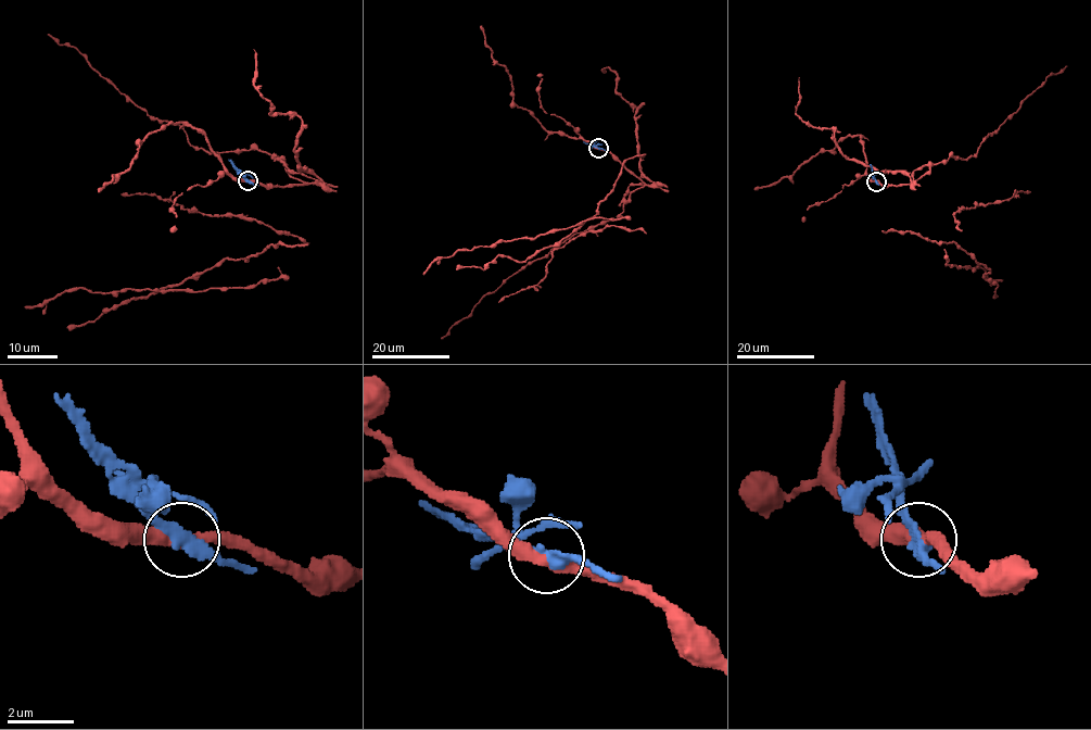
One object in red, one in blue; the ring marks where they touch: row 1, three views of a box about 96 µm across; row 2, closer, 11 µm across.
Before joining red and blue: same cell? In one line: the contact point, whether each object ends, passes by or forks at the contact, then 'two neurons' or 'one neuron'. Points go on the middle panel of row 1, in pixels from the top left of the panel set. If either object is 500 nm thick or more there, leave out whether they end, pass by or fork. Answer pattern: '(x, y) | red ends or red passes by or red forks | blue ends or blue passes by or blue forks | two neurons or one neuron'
(598, 148) | red passes by | blue passes by | two neurons

